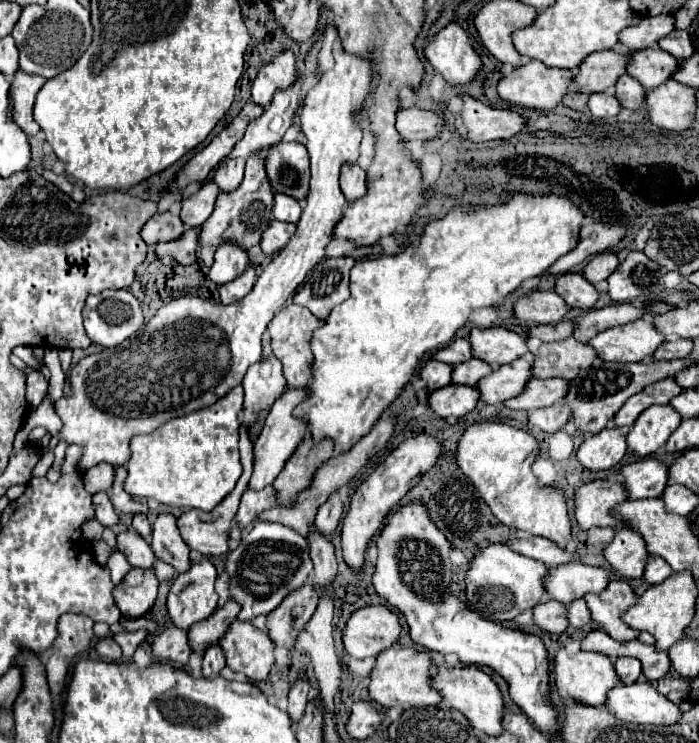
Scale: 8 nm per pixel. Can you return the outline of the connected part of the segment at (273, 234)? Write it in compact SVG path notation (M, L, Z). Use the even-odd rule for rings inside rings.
M272 221L270 229L266 229L266 235L264 235L260 247L266 255L272 255L272 253L280 251L282 247L286 247L294 233L296 233L296 225L282 223L282 221Z

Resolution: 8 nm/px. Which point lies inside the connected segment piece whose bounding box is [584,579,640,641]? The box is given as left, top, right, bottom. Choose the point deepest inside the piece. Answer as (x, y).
(607, 608)

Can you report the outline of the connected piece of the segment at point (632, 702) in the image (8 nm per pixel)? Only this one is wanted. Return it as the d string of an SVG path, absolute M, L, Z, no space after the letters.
M650 683L618 685L610 691L606 709L626 723L644 725L674 725L680 721L682 711L678 705L668 701L666 695L658 693Z

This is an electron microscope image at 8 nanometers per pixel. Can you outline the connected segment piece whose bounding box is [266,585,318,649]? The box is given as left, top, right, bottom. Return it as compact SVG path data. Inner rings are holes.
M304 585L302 589L298 589L298 593L290 593L290 597L286 597L266 619L268 635L274 645L292 649L298 633L312 619L316 605L318 595L314 593L312 585Z

